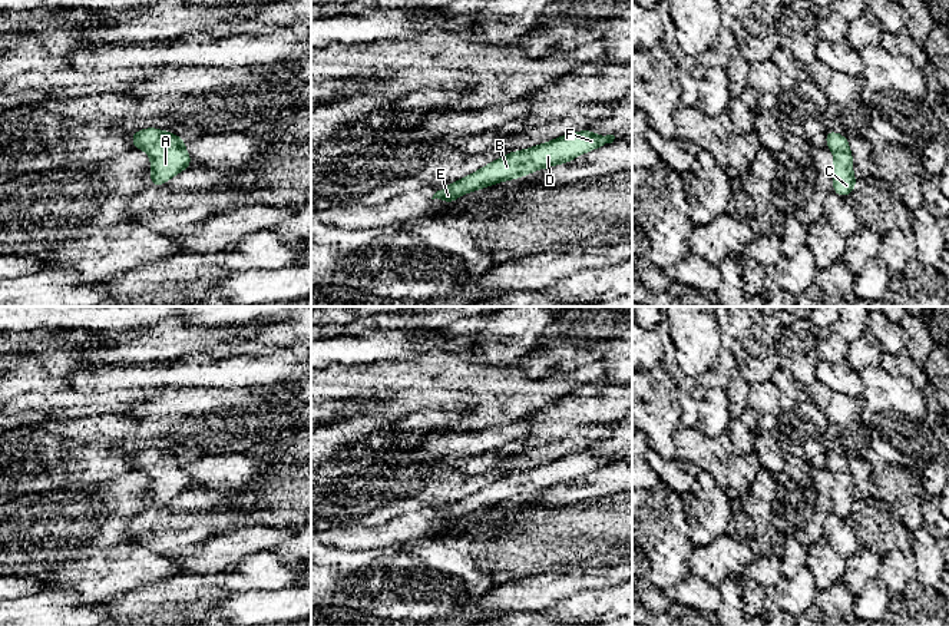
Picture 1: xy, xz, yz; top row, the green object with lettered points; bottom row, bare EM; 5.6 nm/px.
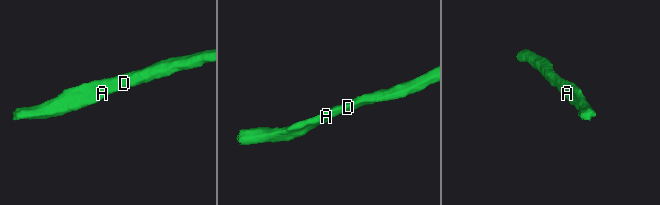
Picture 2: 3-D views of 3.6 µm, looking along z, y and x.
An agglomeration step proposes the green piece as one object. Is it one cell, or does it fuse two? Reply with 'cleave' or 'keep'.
keep

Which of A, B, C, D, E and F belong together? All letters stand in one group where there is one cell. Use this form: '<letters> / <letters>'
A B C D E F

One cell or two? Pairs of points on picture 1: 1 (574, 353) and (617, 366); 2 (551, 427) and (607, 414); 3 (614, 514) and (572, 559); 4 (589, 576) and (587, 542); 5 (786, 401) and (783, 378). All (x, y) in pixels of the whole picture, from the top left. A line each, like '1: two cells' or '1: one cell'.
1: one cell
2: one cell
3: one cell
4: two cells
5: one cell

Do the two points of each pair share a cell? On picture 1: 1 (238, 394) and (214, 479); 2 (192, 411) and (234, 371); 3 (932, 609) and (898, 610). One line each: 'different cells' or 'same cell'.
1: different cells
2: different cells
3: same cell

